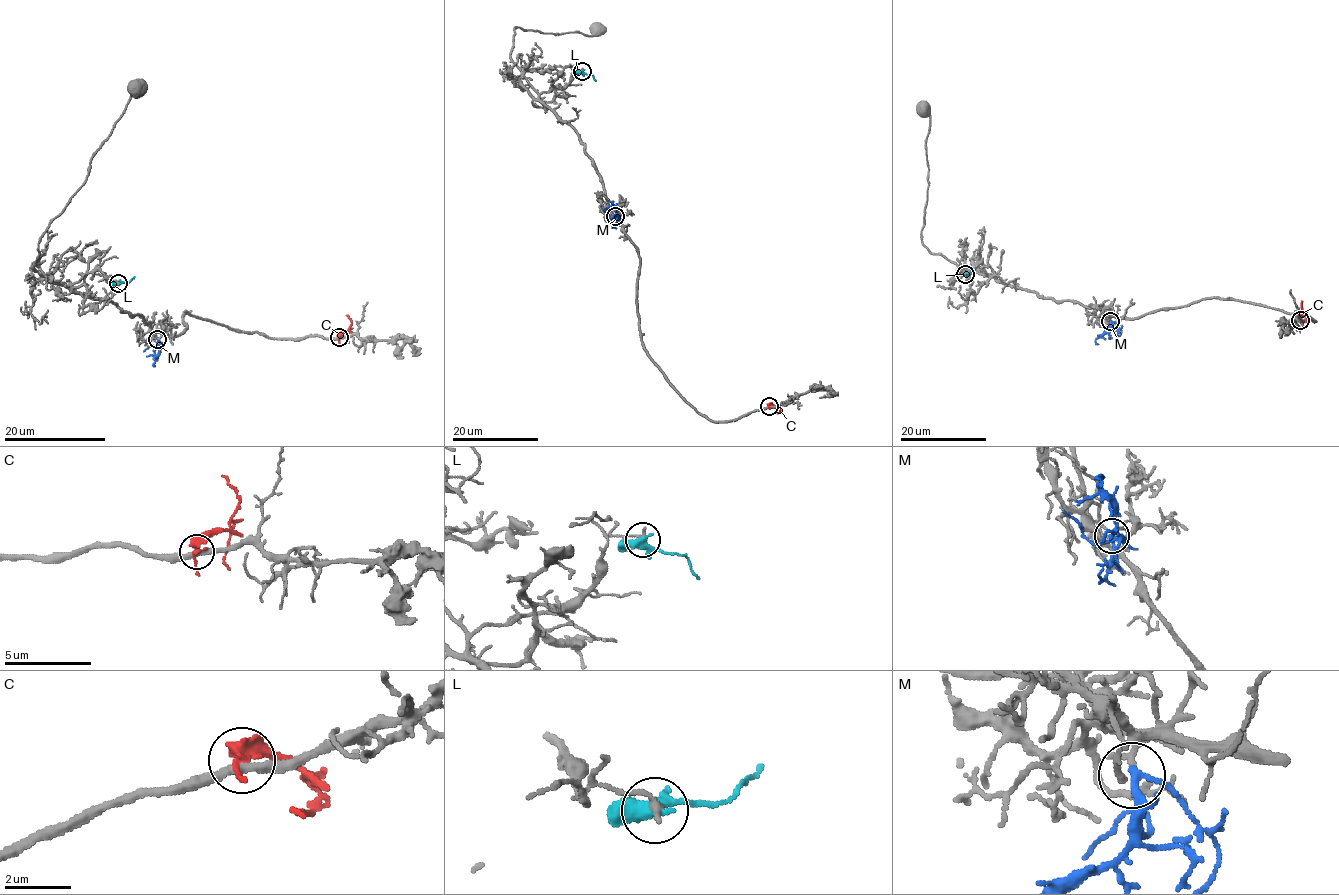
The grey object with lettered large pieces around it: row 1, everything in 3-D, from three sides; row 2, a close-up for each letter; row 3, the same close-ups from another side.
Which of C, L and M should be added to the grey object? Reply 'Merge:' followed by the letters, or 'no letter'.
Merge: M

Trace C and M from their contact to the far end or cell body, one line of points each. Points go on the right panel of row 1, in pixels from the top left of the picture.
C: (1300, 320), (1300, 316), (1305, 312), (1307, 324)
M: (1110, 321), (1110, 329), (1095, 339), (1098, 344)

